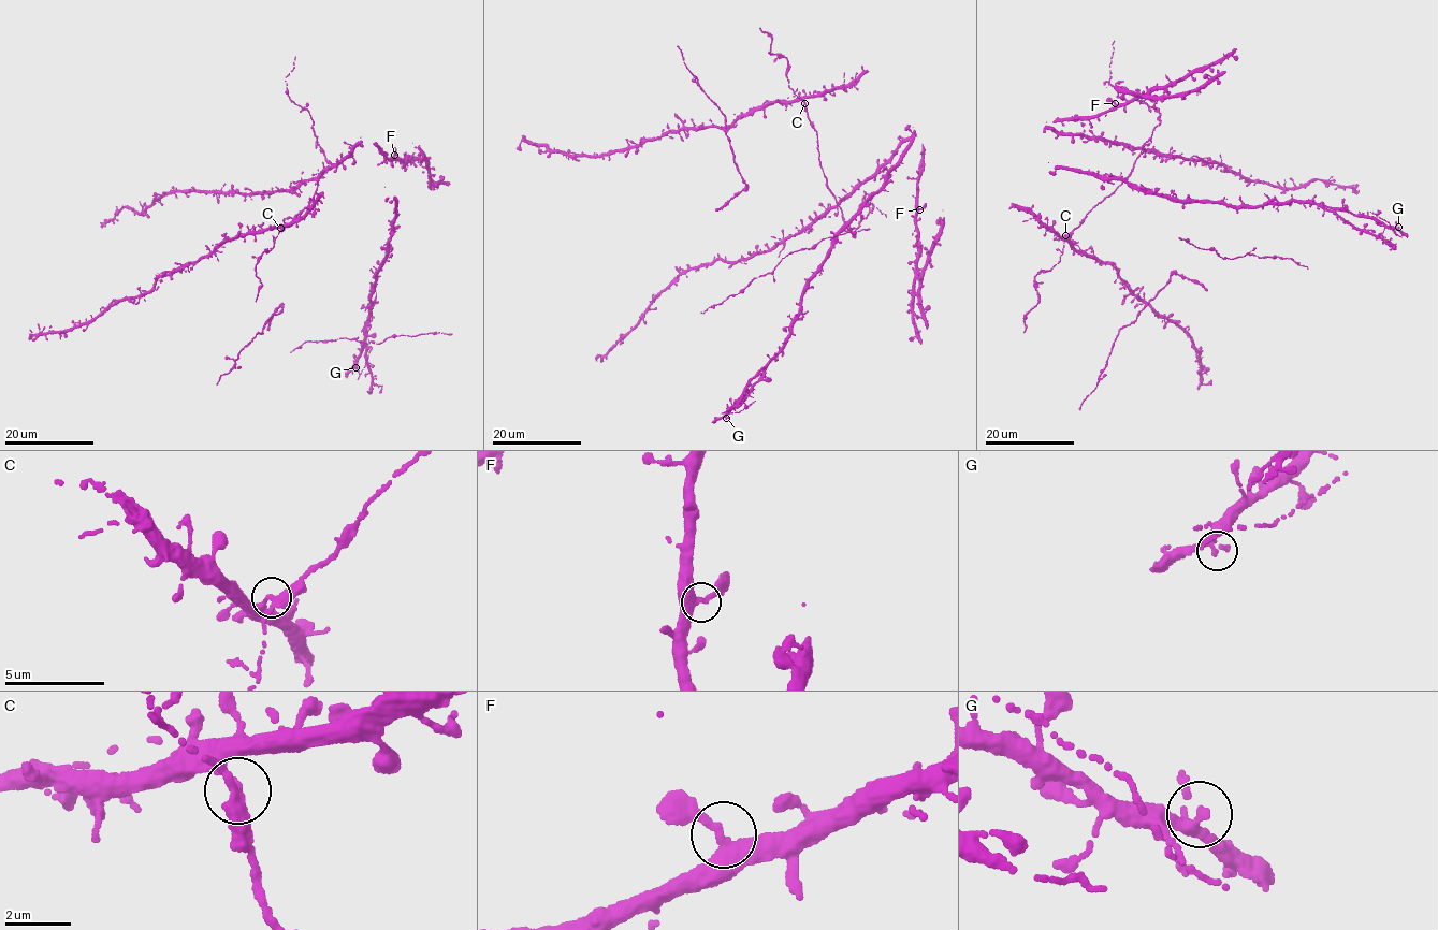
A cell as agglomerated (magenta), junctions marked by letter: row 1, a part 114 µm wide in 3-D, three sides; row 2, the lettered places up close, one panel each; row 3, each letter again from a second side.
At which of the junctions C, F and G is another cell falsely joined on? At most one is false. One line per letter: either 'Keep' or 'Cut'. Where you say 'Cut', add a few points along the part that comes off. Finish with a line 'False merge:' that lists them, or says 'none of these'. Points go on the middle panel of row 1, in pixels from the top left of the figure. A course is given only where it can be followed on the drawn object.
C: Cut. Course of the part to remove: (804, 103), (808, 119), (816, 131), (823, 173), (854, 237), (855, 229), (869, 214), (863, 197), (887, 217)
F: Keep
G: Keep
False merge: C

